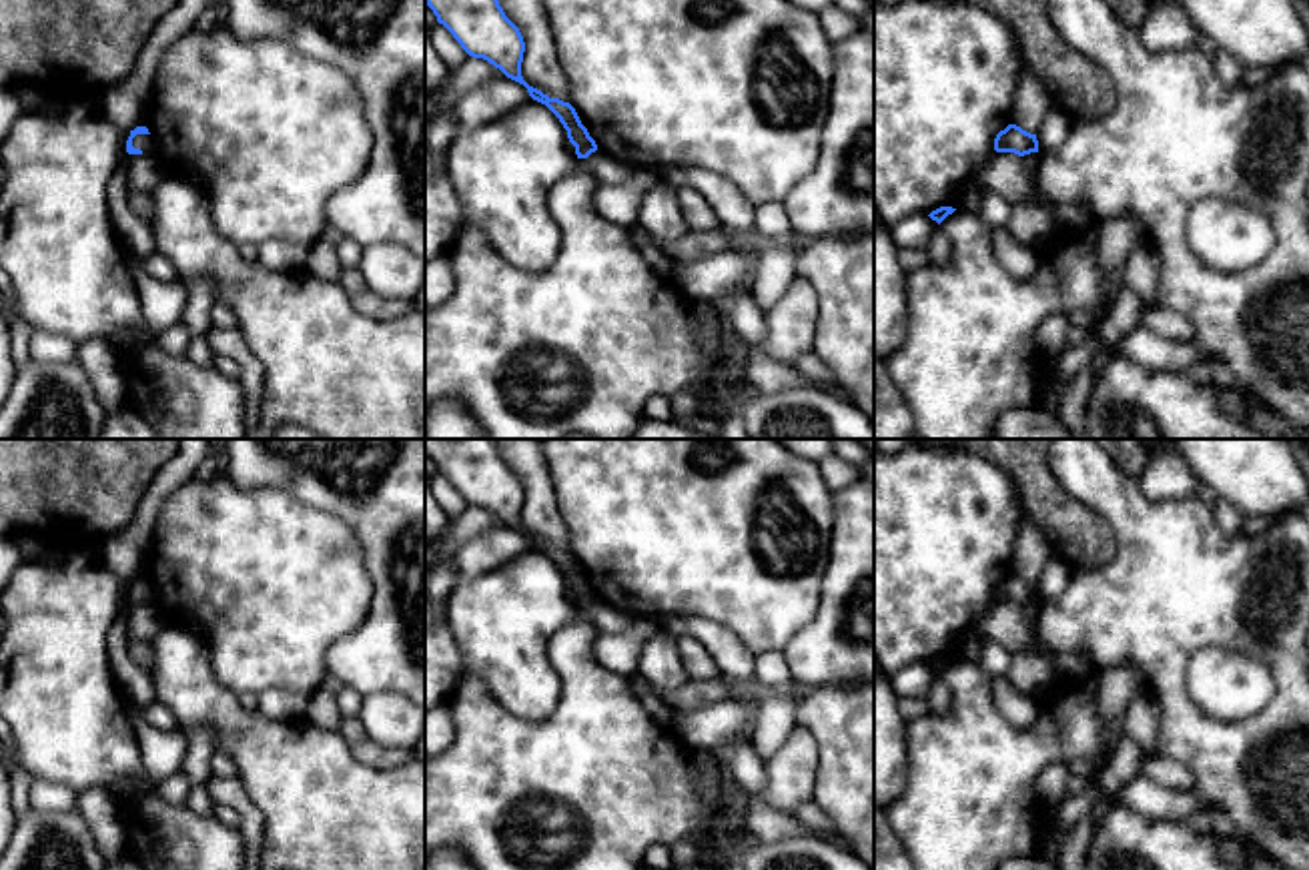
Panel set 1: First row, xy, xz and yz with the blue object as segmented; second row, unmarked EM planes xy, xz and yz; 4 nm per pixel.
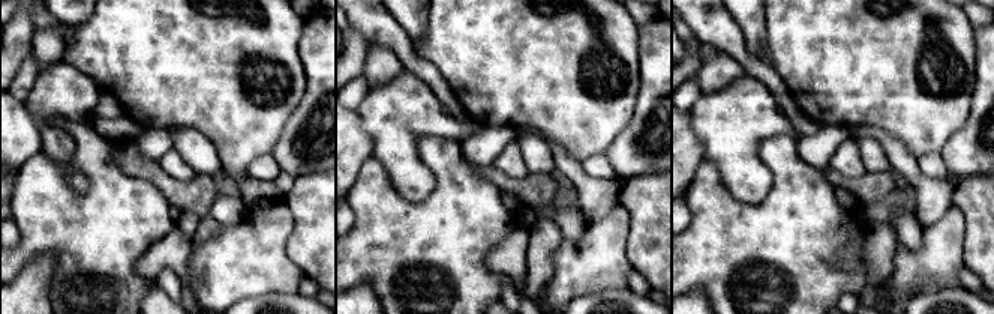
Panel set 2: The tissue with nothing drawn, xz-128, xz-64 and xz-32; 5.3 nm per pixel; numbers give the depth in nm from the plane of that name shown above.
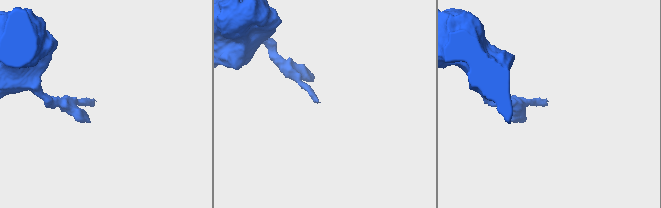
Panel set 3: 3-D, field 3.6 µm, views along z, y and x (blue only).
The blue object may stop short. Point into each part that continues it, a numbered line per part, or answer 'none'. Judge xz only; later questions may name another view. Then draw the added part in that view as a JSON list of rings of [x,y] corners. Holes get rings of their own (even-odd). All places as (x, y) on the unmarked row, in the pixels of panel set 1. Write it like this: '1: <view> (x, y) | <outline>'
1: xz (608, 620) | [[[599,597],[589,605],[591,617],[599,629],[599,633],[619,633],[633,623],[633,615],[611,607],[609,603],[601,601]]]

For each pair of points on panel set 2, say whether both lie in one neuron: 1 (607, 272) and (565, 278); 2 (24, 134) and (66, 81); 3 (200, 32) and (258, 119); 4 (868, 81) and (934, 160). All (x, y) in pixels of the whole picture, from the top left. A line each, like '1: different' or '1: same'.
1: same
2: different
3: same
4: different

